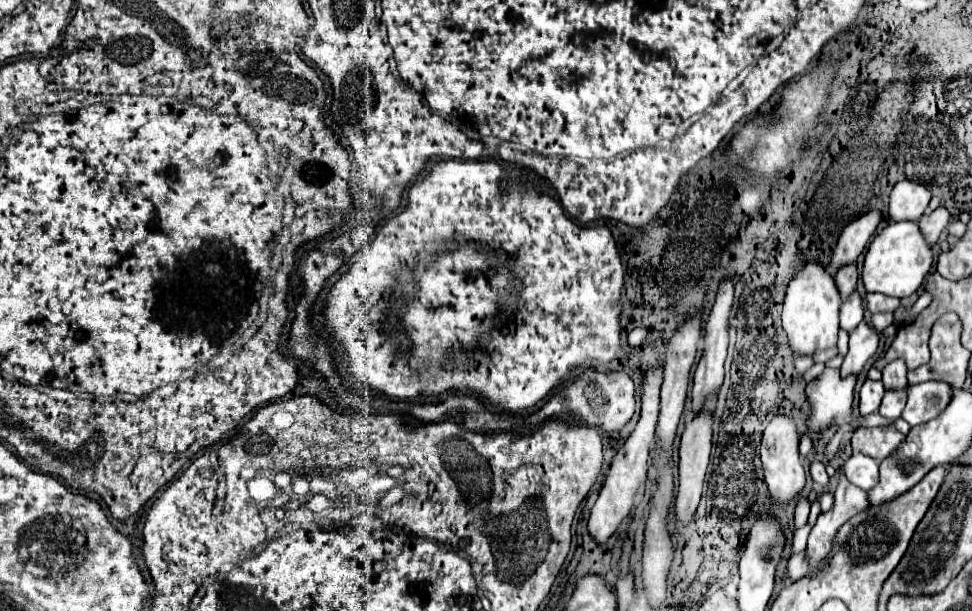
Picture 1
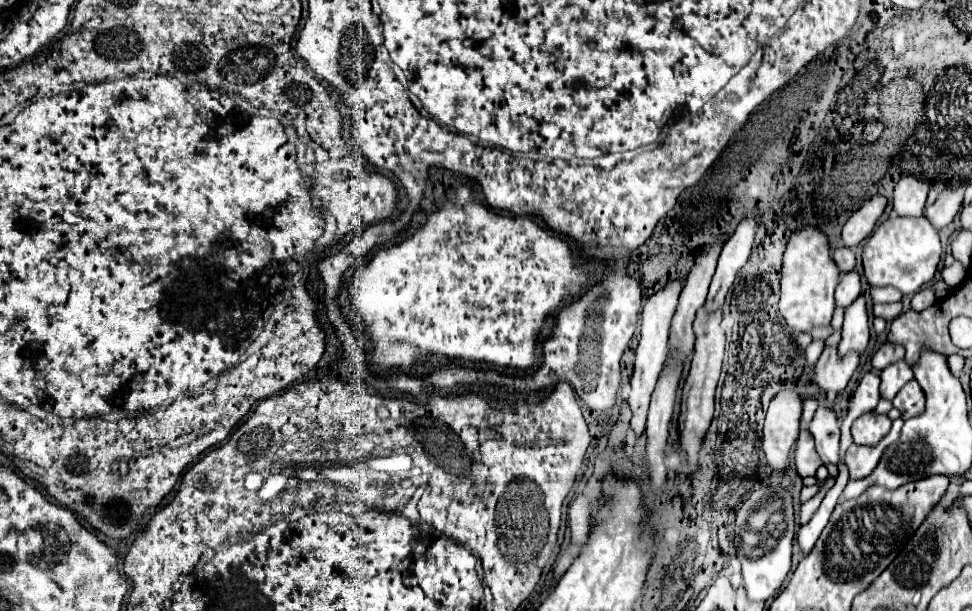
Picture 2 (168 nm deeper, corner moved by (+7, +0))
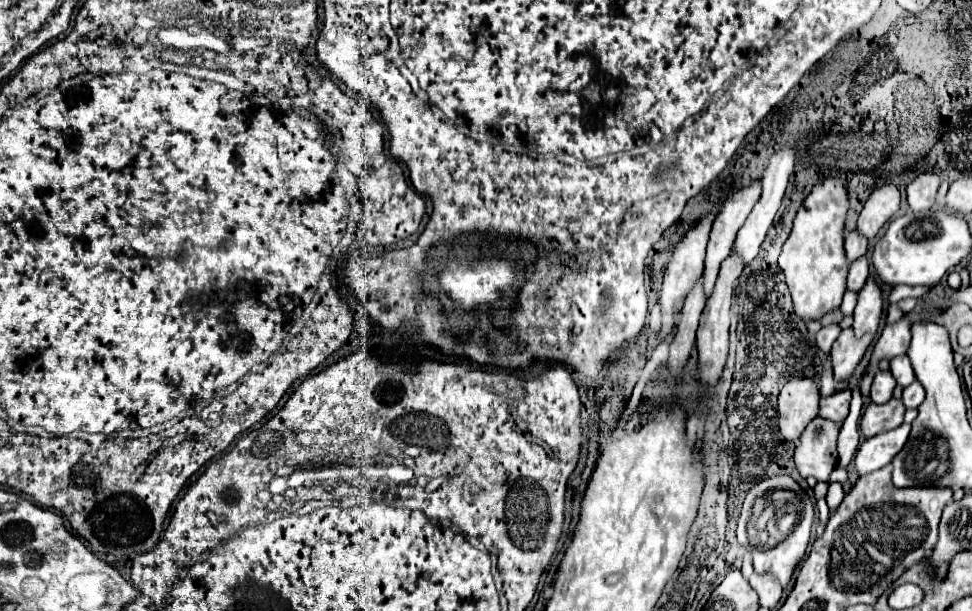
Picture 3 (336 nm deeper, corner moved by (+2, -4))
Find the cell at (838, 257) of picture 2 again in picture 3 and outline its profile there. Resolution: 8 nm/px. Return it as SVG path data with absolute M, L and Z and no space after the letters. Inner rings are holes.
M851 230L845 236L845 252L847 252L849 262L853 262L855 258L861 258L867 252L867 238L859 234L857 230Z

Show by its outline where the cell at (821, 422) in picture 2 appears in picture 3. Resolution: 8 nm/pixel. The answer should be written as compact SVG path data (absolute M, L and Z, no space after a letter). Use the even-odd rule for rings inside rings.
M837 390L831 396L823 396L821 398L821 408L819 408L819 416L821 418L829 418L835 422L841 422L847 418L849 414L849 402L851 402L851 390Z

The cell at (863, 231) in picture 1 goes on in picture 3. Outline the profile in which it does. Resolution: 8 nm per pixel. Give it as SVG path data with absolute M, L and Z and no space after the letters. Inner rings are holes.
M883 184L875 188L859 214L857 230L861 230L861 234L867 238L875 238L883 224L899 210L899 200L901 194L895 184Z

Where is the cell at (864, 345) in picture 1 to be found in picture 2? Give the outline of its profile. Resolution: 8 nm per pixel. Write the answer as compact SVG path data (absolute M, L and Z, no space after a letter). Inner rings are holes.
M860 296L852 306L848 306L844 314L844 326L842 326L842 340L838 346L840 358L844 358L850 350L862 354L870 340L870 326L868 326L868 312L866 312L866 300Z

